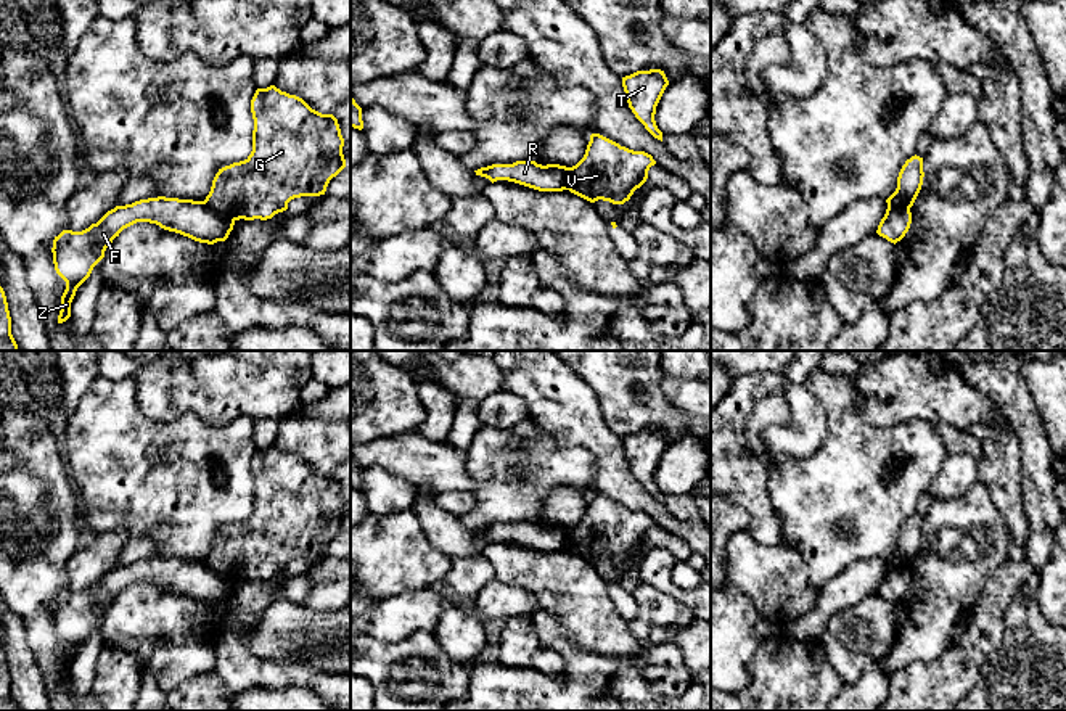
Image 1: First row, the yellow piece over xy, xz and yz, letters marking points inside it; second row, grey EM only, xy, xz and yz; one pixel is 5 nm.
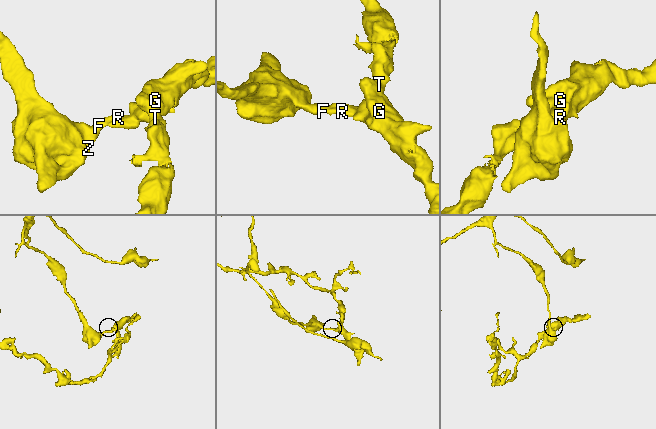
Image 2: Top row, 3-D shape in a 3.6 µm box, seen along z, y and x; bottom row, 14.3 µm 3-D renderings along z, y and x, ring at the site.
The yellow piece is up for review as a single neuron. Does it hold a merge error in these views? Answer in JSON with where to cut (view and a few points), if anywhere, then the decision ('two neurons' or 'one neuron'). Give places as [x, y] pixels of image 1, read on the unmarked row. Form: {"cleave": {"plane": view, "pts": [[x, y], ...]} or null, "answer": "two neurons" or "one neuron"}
{"cleave": {"plane": "xy", "pts": [[204, 560], [216, 571], [233, 581]]}, "answer": "two neurons"}

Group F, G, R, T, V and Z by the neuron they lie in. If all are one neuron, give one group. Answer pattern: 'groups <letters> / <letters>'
groups F R Z / G T V

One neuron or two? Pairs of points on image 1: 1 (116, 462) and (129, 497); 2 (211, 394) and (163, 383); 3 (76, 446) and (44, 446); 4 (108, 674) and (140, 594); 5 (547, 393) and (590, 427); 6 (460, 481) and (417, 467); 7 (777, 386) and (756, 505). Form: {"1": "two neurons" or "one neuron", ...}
{"1": "one neuron", "2": "one neuron", "3": "two neurons", "4": "two neurons", "5": "one neuron", "6": "one neuron", "7": "one neuron"}

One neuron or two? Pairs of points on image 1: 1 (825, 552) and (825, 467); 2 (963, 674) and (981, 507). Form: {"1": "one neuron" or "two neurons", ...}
{"1": "one neuron", "2": "two neurons"}

